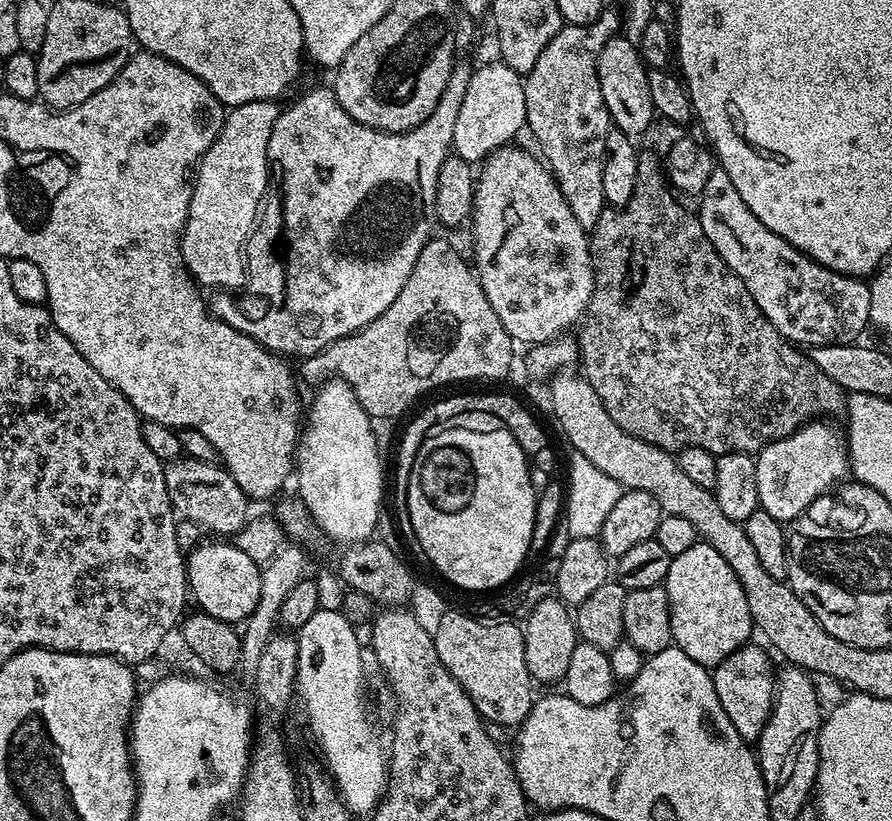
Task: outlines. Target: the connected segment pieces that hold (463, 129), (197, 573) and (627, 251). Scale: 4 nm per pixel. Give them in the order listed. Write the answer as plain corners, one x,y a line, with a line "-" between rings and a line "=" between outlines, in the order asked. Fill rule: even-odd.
502,62
484,64
477,67
470,78
470,86
466,86
466,98
462,98
462,110
458,110
458,122
454,122
451,151
469,162
482,162
491,152
513,143
512,140
526,128
526,94
521,73
510,70
=
232,542
200,544
186,556
188,587
191,599
199,611
222,622
236,626
247,620
259,602
262,592
261,565
254,562
=
641,151
638,155
638,178
634,182
634,194
630,202
625,208
605,207
595,228
590,232
594,290
587,313
579,325
579,363
584,364
582,375
590,382
590,386
594,386
594,394
598,394
602,406
606,406
606,414
610,414
613,422
622,426
626,434
642,438
642,442
650,442
667,452
676,454
682,448
702,446
702,450
710,450
716,457
731,452
759,453
771,440
786,438
805,424
828,418
824,416
836,416
839,412
841,415
846,408
844,389
838,386
838,382
826,378
826,374
822,374
822,370
818,370
818,366
814,366
814,362
797,345
783,337
763,316
742,279
723,261
718,250
703,233
697,213
692,210
687,212
676,198
677,193
670,187
661,161
656,161
654,153

